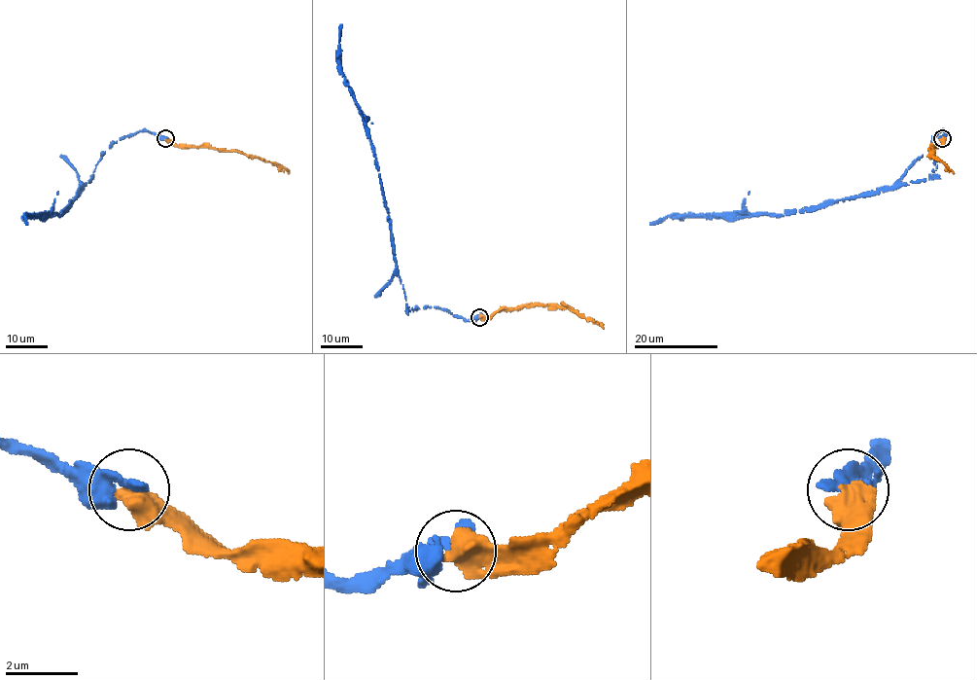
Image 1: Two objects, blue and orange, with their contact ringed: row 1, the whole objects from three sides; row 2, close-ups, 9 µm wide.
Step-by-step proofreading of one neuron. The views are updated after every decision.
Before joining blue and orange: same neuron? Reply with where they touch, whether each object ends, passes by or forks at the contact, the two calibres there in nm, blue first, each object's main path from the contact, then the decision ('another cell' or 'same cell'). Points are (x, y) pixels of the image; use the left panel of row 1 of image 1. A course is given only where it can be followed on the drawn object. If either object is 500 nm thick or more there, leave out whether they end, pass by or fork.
place (165, 138); calibres 440 and 650 nm; course blue (165, 137), (143, 131), (122, 137), (105, 151), (92, 178), (62, 215), (28, 214), (26, 225); course orange (165, 137), (176, 145), (237, 150), (277, 162), (289, 173); another cell

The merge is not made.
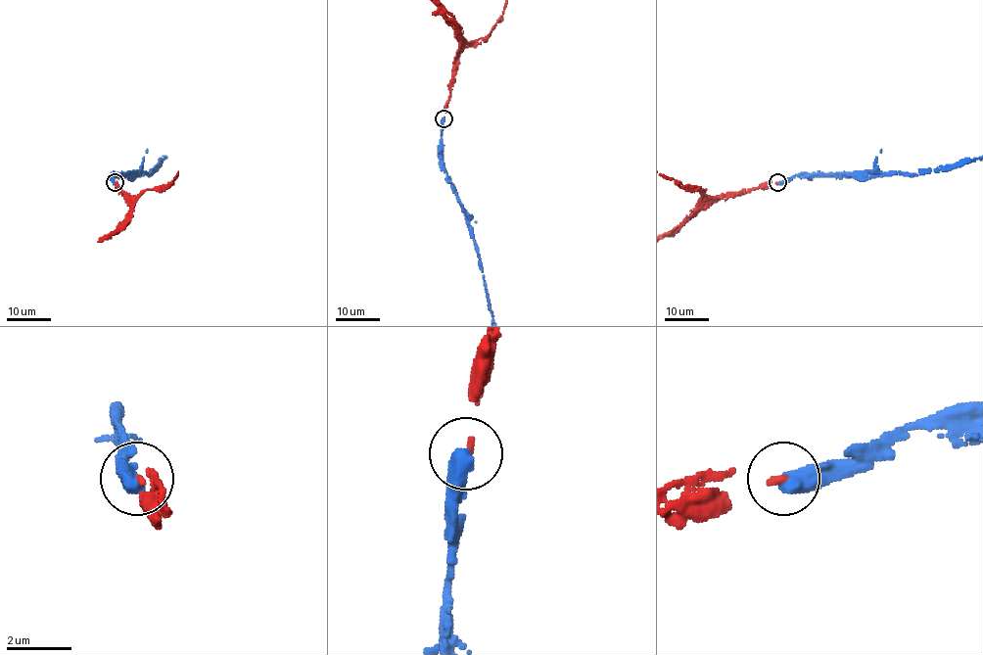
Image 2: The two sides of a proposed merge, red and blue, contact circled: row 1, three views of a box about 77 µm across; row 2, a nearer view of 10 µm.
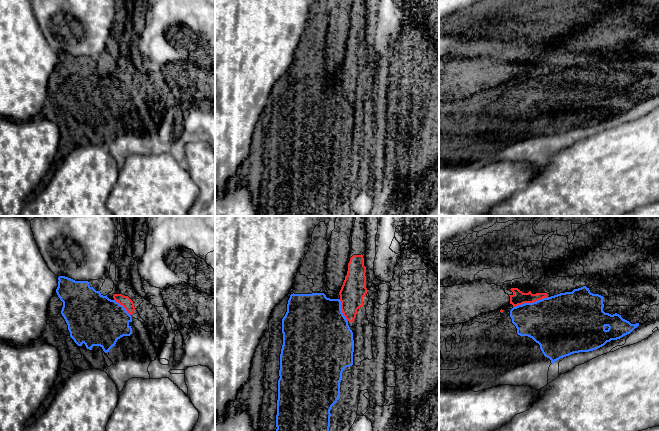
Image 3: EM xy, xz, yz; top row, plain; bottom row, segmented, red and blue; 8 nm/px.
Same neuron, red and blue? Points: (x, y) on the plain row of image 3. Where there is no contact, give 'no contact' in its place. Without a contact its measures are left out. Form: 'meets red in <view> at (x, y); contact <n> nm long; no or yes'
meets red in yz at (530, 78); contact 300 nm long; yes

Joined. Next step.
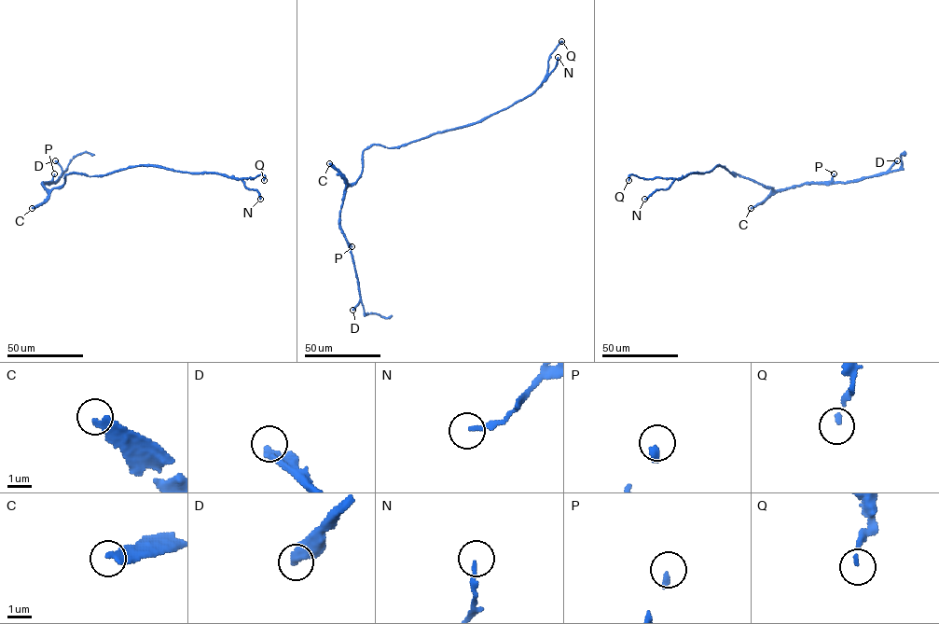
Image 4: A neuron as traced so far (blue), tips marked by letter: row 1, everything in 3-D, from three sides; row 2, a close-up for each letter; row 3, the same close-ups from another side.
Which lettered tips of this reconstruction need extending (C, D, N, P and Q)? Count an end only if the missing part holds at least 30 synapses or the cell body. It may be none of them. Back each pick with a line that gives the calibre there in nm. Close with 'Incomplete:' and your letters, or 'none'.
Incomplete: none

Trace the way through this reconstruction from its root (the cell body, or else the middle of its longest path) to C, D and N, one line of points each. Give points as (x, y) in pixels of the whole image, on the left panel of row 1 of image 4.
C: (78, 173), (66, 173), (62, 186), (54, 187), (44, 202), (32, 208)
D: (78, 173), (66, 173), (62, 186), (47, 190), (42, 183), (56, 183), (62, 173), (55, 160)
N: (78, 173), (103, 175), (140, 165), (215, 173), (240, 178), (248, 188), (257, 191), (260, 199)

